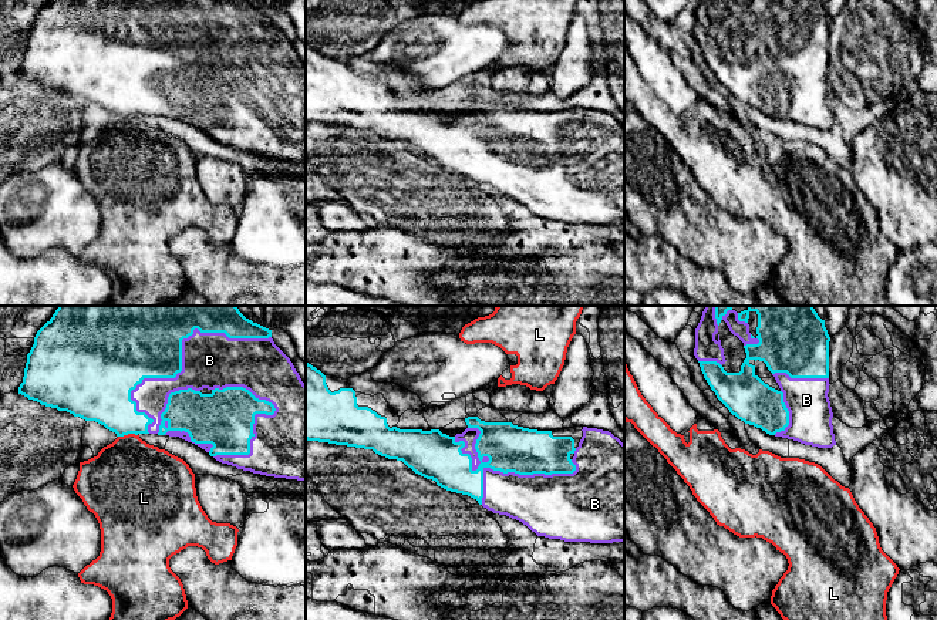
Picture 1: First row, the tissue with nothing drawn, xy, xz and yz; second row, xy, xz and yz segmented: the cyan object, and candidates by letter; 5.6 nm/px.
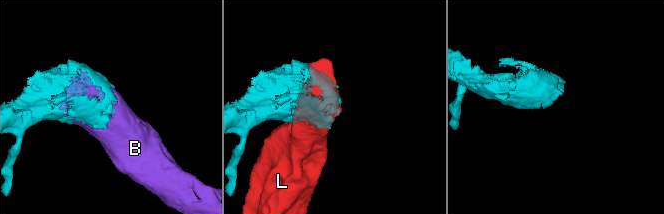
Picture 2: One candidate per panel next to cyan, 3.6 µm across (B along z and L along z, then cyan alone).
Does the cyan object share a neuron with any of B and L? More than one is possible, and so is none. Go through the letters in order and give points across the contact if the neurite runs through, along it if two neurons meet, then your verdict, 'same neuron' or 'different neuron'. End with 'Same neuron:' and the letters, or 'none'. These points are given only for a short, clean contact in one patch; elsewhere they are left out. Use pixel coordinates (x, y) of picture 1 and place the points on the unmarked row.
B: same neuron
L: border xy (137, 115), (118, 118); different neuron
Same neuron: B

